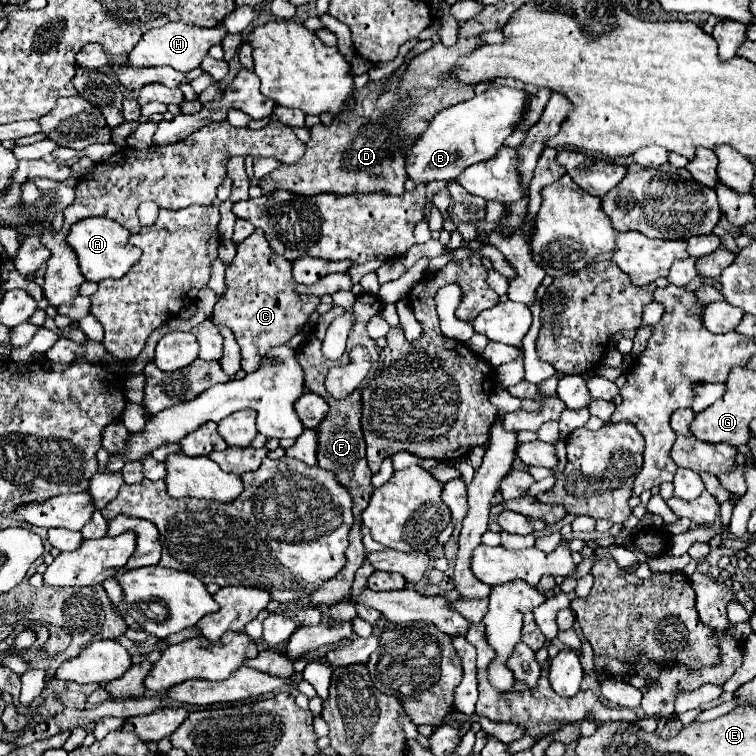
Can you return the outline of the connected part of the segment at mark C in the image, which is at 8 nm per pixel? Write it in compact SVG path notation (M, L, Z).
M255 229L237 245L237 255L225 273L225 285L227 291L213 309L213 321L227 325L233 331L241 347L241 367L247 373L253 373L259 367L259 359L269 347L285 345L299 333L321 303L315 295L299 295L295 291L297 283L291 275L291 261L281 259L281 255L269 247L261 229Z

